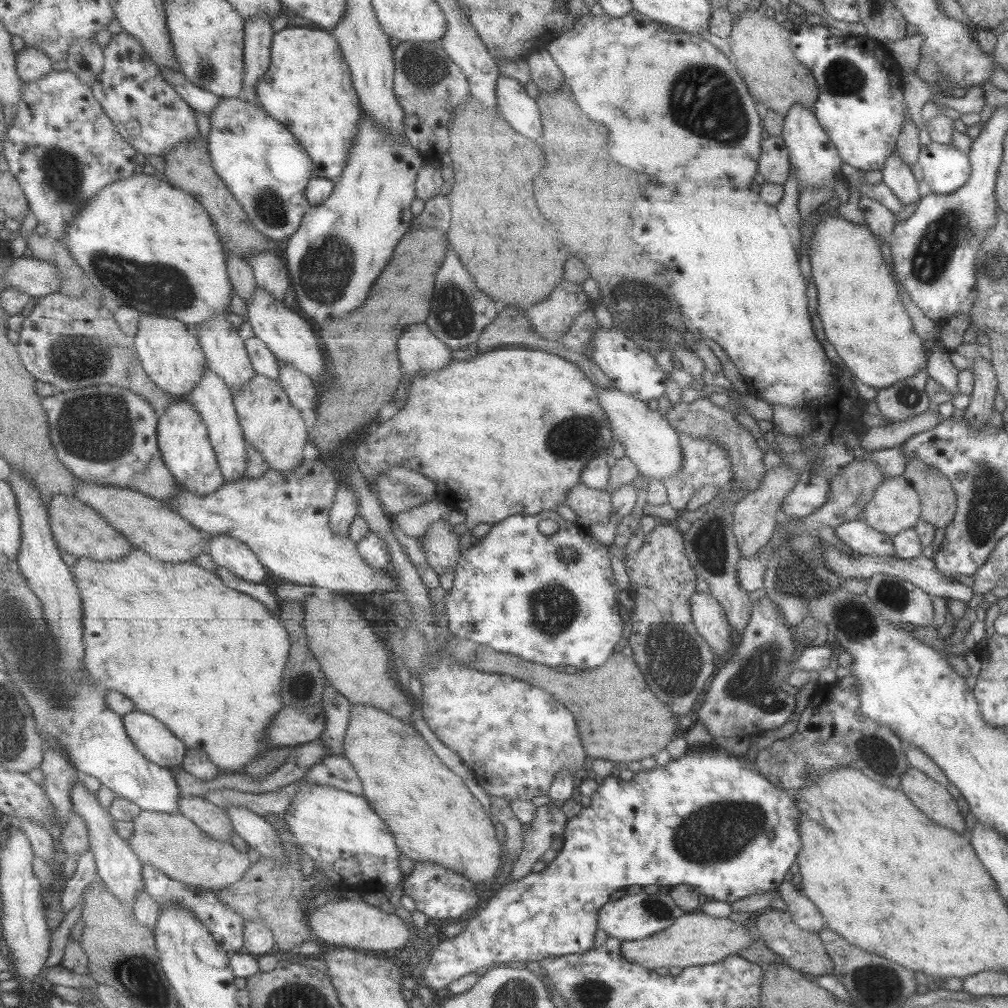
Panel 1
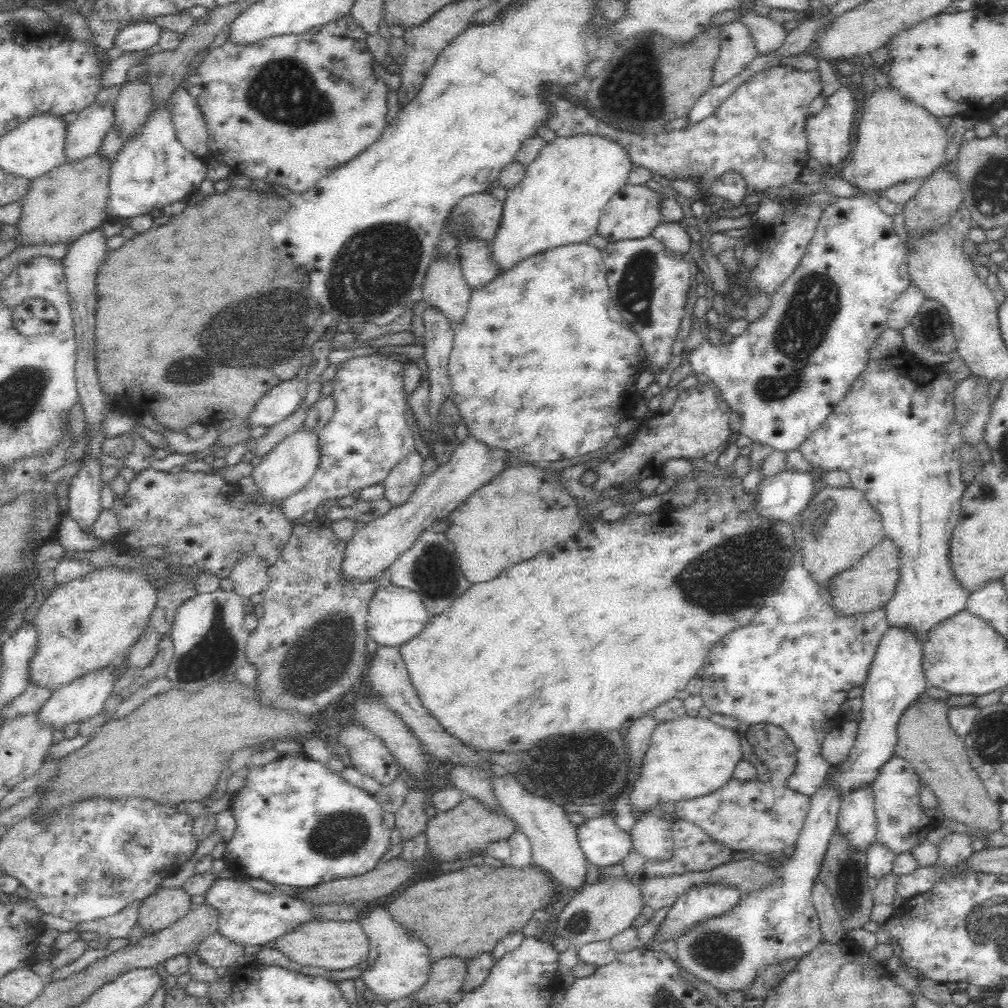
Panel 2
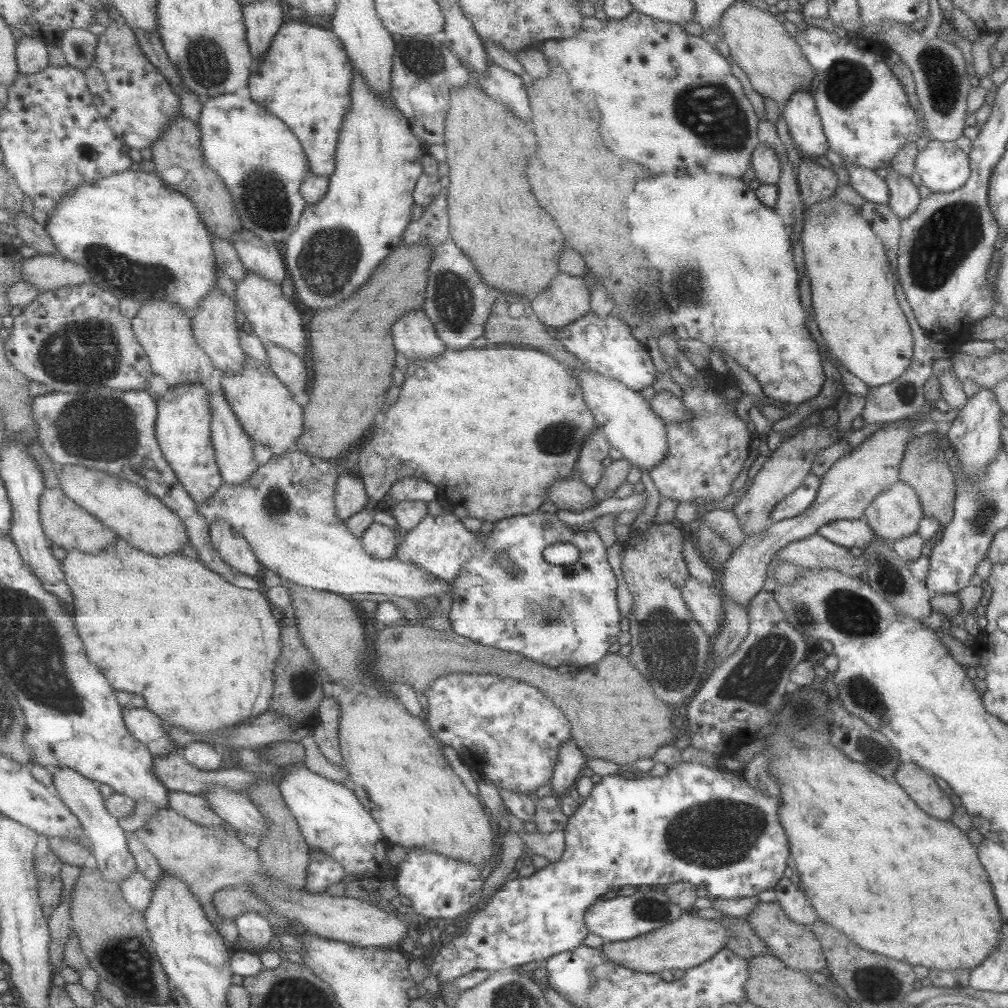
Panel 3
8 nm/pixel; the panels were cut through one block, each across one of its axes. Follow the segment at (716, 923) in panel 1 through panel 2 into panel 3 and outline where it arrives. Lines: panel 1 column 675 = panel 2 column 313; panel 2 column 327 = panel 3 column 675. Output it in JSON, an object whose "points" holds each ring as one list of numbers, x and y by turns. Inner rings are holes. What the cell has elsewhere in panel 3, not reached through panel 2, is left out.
{"points":[[683,911,671,924,661,926,647,934,623,941,604,941,599,949,606,959,634,971,659,973,663,969,685,970,697,966,724,948,728,934,725,927,709,914]]}

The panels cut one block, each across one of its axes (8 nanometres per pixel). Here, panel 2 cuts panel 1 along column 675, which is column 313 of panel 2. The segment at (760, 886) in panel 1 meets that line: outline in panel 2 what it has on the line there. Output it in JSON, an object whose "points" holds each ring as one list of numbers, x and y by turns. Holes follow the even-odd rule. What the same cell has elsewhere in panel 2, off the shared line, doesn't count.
{"points":[[306,754,280,755,276,760,262,767,249,769,246,775,244,786,232,794,229,811,236,821,234,836,225,844,223,860,226,862,226,873,235,876,246,876,252,878,262,878,266,882,274,884,284,884,284,886,295,886,296,888,311,887,326,881,331,881,336,877,353,877,370,872,377,866,377,862,390,846,391,832,383,821,383,811,379,807,378,801,373,794,360,790,344,779,339,771,334,771,324,765,324,763,311,759]]}

